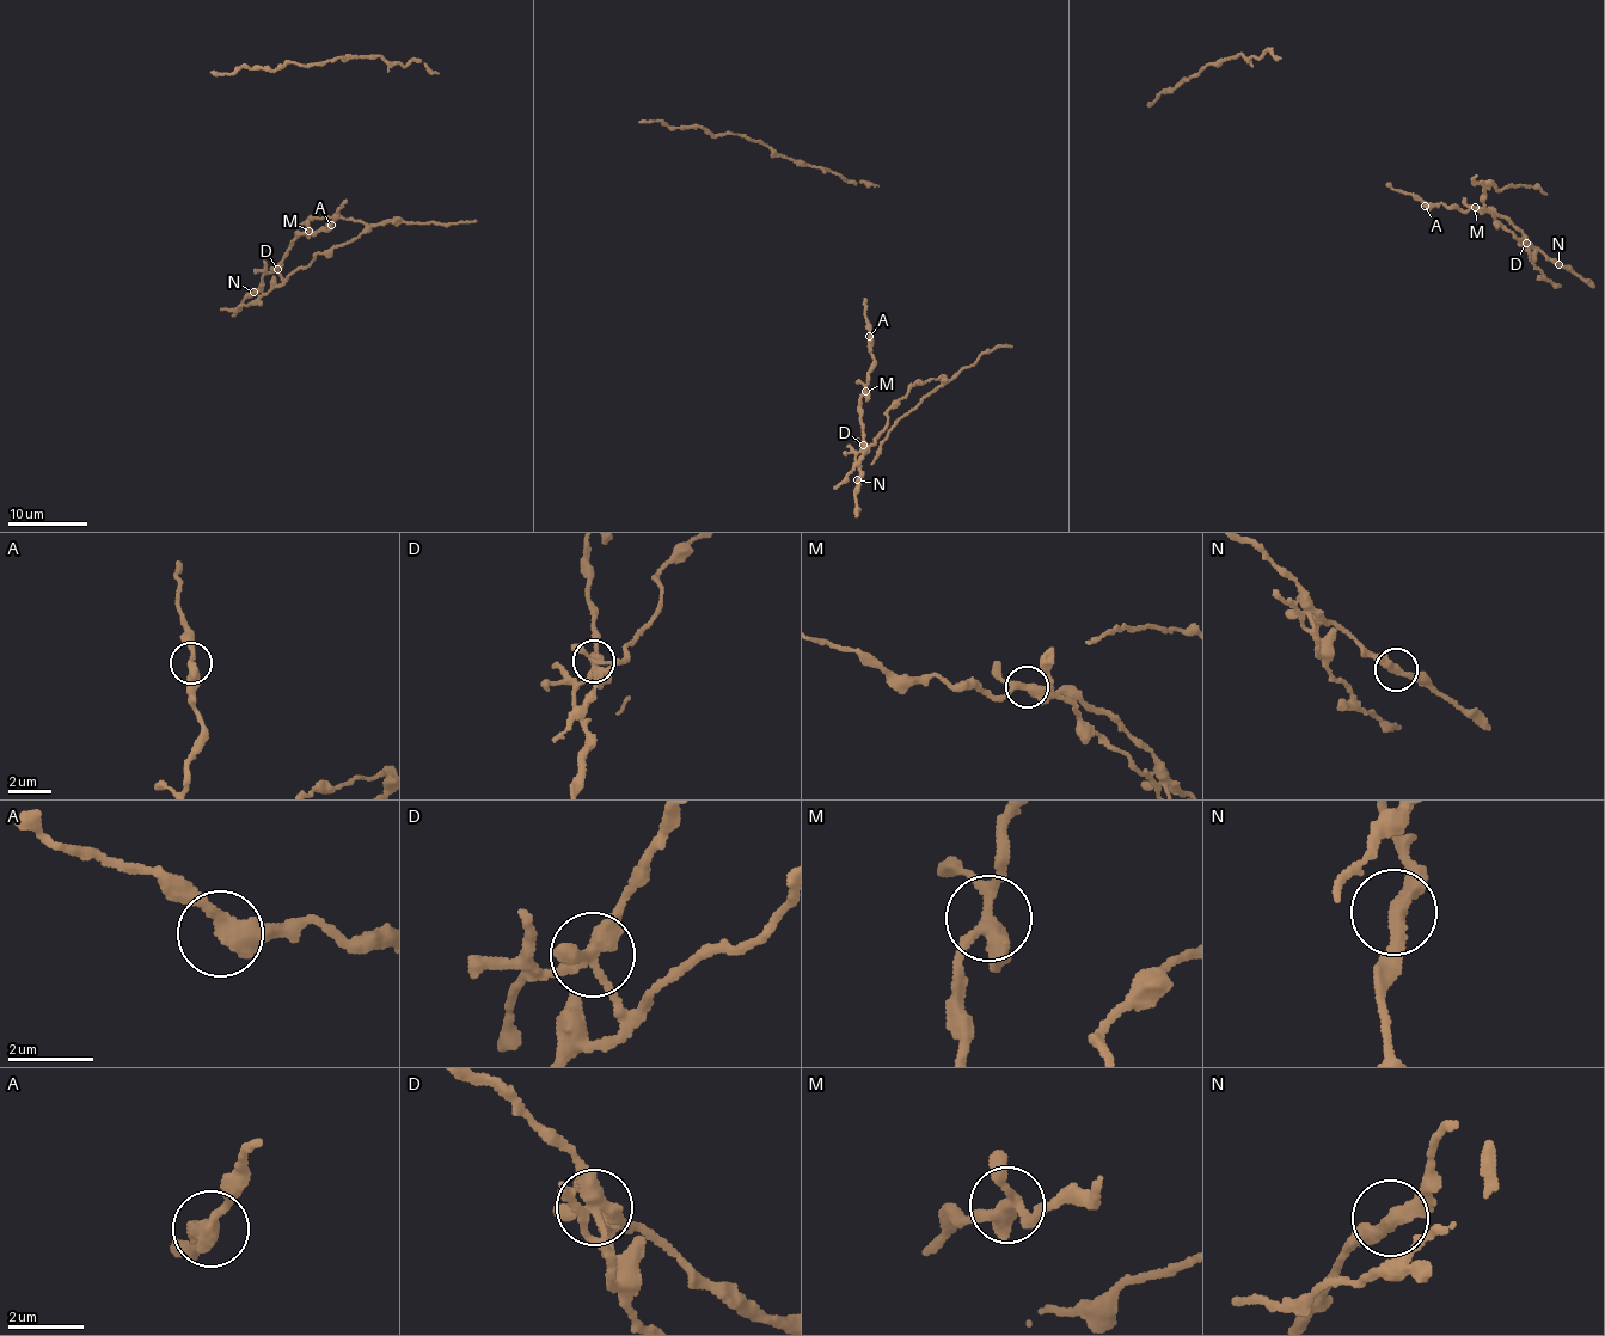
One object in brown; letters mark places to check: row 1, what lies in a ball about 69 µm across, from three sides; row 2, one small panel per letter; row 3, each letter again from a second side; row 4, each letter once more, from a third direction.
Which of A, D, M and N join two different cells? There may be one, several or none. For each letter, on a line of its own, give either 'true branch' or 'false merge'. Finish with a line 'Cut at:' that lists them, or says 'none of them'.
A: true branch
D: false merge
M: true branch
N: true branch
Cut at: D

